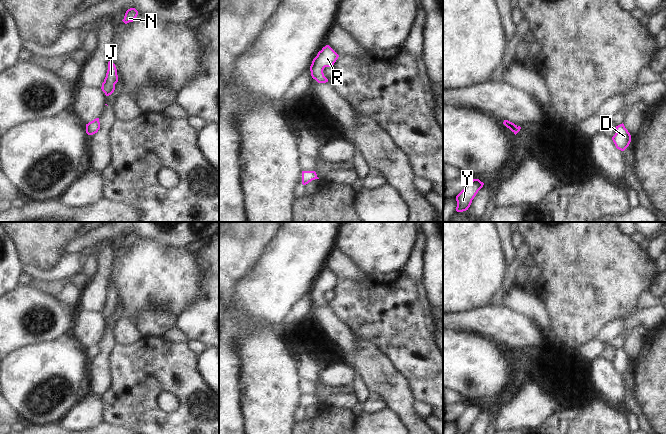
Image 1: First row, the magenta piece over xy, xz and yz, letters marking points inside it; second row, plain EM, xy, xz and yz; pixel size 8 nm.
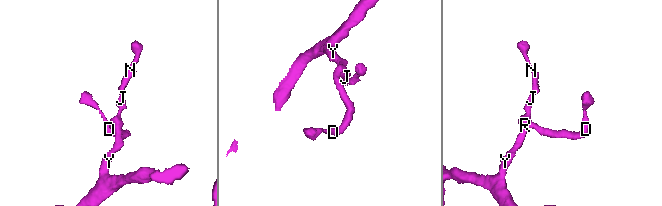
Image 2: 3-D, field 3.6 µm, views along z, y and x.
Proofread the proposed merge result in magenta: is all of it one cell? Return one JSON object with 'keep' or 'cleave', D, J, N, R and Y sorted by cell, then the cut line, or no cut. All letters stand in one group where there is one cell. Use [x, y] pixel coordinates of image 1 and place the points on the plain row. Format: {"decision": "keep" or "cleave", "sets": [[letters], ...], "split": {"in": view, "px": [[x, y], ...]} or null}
{"decision": "keep", "sets": [["D", "J", "N", "R", "Y"]], "split": null}

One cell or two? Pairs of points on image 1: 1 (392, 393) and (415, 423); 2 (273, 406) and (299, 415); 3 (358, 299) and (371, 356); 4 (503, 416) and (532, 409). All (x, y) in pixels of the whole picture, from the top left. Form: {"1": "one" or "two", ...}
{"1": "one", "2": "two", "3": "two", "4": "one"}

